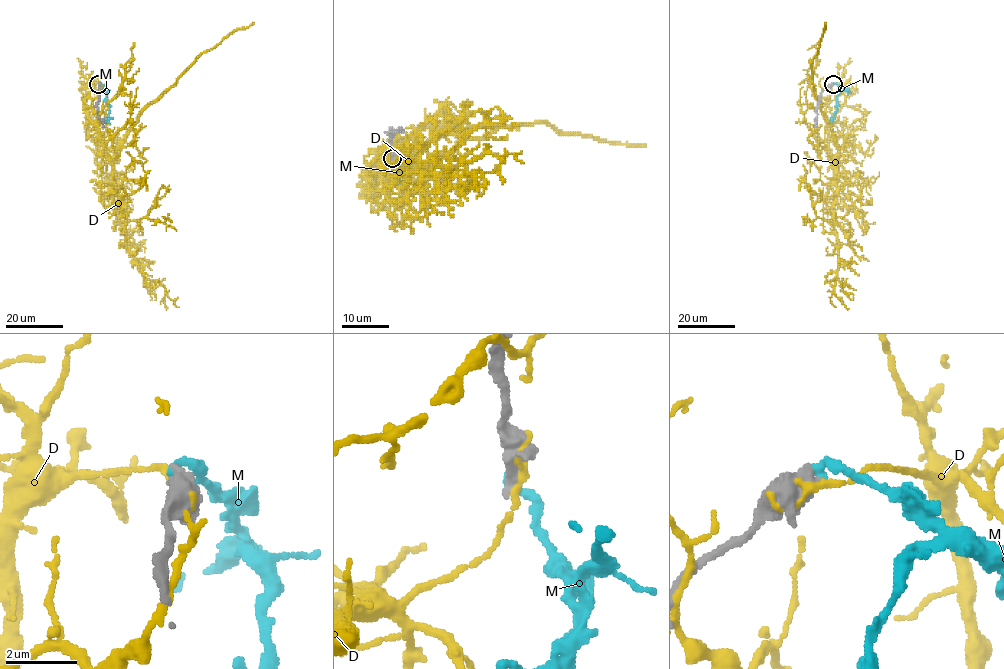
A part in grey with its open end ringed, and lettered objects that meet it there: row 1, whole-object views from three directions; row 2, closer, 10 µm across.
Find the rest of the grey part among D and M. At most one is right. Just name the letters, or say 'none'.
none

